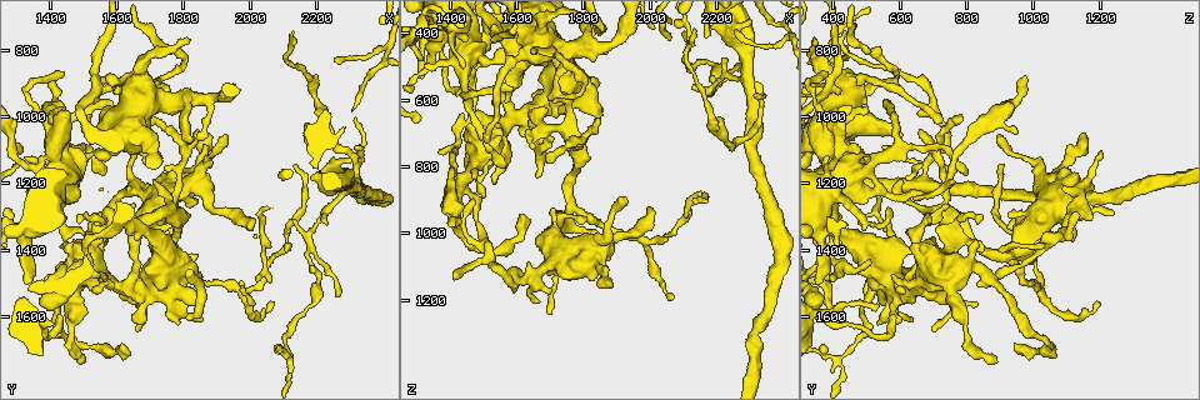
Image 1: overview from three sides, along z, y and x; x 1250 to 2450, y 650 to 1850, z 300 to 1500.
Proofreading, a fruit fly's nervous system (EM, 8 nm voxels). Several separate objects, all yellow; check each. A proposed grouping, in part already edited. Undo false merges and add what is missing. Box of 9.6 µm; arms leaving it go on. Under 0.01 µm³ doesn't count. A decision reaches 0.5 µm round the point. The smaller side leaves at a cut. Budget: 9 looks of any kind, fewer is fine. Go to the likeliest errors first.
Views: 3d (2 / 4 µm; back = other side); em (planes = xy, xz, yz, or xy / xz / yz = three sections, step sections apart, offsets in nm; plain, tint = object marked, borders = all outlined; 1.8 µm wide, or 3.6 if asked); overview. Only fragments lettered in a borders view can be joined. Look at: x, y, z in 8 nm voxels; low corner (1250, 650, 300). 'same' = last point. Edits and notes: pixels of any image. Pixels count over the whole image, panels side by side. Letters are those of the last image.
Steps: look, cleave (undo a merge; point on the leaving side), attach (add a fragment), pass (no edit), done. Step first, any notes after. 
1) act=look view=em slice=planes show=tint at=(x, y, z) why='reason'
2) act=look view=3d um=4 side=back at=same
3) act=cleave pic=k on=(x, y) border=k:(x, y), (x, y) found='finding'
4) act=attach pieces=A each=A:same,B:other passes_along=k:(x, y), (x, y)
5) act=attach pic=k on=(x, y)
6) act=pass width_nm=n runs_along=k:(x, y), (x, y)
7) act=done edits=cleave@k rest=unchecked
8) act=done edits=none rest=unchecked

act=look view=3d um=2 at=(1530, 890, 390) why='three arms meet'

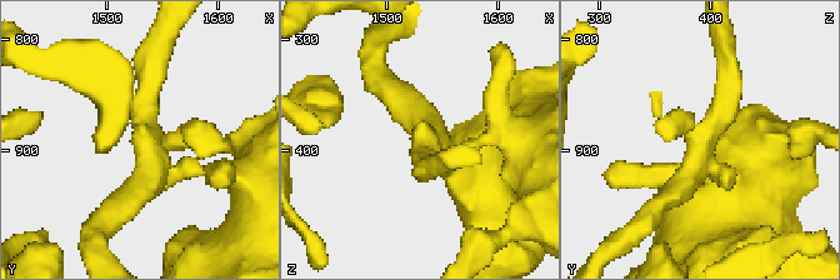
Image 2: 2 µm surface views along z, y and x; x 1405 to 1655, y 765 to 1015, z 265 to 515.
act=look view=em slice=planes show=borders at=(1534, 890, 394) arms=3 arm_widths_nm=190,200,360

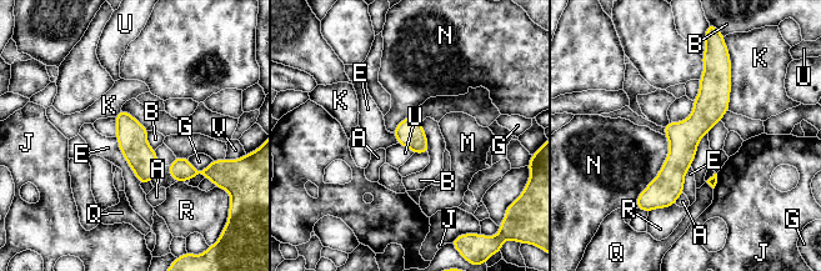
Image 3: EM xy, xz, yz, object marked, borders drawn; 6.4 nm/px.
act=pass each=A:other,B:other,E:other,G:other,J:other,K:other,M:other,N:other,Q:other,R:other,U:other,V:other found='one cell here'

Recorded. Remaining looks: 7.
act=look view=em slice=planes show=borders at=(1350, 1160, 390) why='thick turns thin'

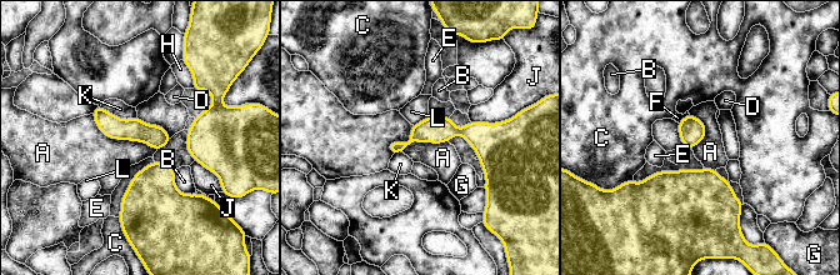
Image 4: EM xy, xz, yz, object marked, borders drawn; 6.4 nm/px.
act=pass longest_contact=A:380nm each=A:other,B:other,C:other,D:other,E:other,F:other,G:other,H:other,J:other,K:other,L:other border=4:(448, 140), (393, 143), (389, 146) found='all the same cell'

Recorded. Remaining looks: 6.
act=look view=3d um=2 at=(1850, 1050, 650) why='branch stops here'

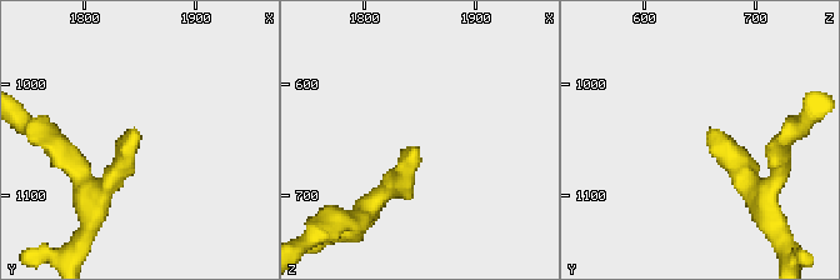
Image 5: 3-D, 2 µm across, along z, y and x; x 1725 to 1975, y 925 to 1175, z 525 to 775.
act=look view=em slice=planes show=borders at=(1848, 1040, 654)

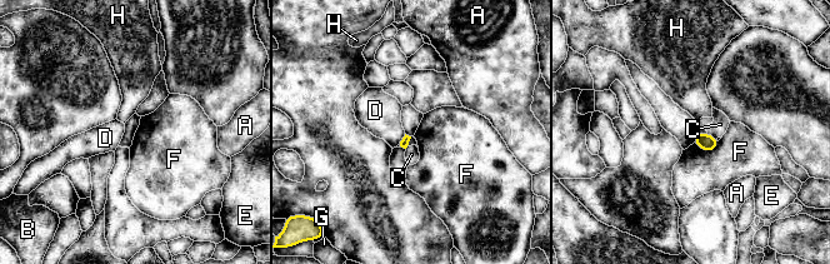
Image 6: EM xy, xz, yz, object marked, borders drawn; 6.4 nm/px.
act=pass each=A:other,B:other,C:other,D:other,E:other,F:other,G:other,H:other border=6:(719, 140), (710, 152), (694, 142) found='no lettered fragment goes on from it'

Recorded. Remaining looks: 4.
act=look view=em slice=planes show=borders at=(1480, 1440, 520) why='free end'

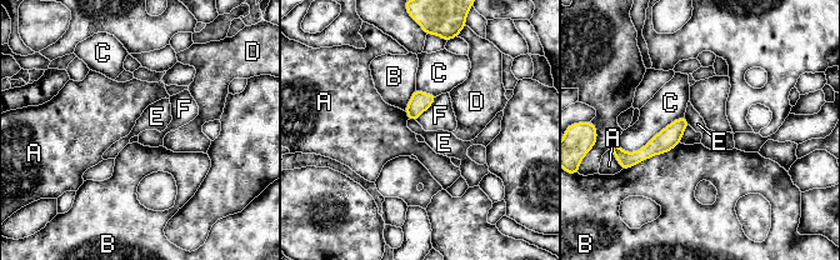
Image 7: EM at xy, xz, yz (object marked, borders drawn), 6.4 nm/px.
act=pass width_nm=100 each=A:other,B:other,C:other,D:other,E:other,F:other border=7:(685, 115), (689, 124) found='none of them fits'

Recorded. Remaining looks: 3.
act=done edits=none rest=unchecked

